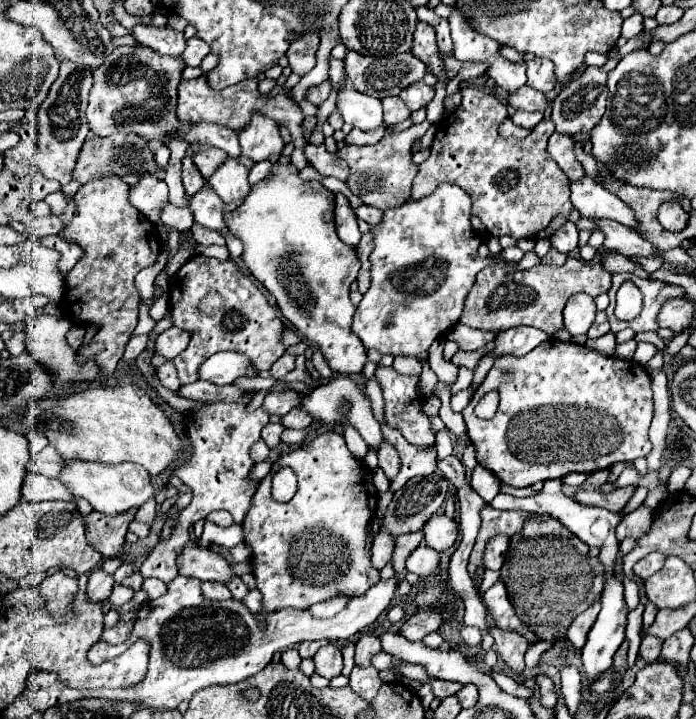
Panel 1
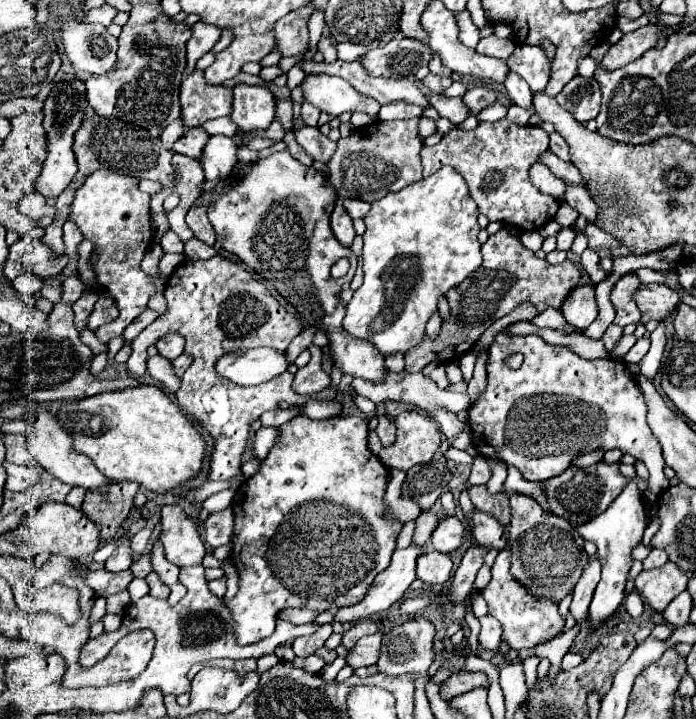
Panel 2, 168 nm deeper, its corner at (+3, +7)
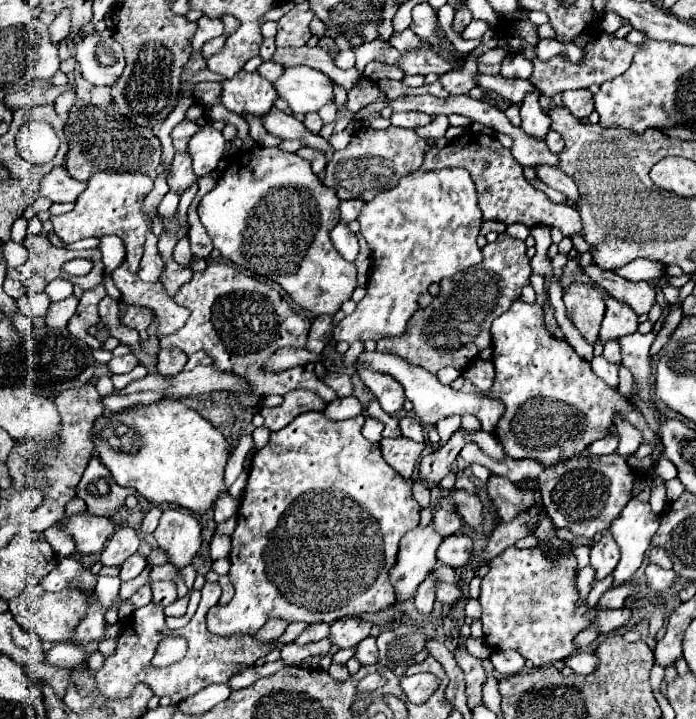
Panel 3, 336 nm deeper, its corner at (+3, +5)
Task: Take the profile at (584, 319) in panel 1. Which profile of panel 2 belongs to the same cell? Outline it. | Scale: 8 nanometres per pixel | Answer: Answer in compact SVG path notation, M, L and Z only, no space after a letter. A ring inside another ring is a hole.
M584 284L574 288L568 298L562 304L562 314L568 324L576 326L578 330L586 330L590 322L598 316L596 308L596 298L594 298L594 286Z

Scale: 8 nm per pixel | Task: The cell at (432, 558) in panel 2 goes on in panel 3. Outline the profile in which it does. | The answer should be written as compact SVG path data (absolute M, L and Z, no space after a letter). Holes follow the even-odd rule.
M440 582L440 586L438 586L438 590L436 590L436 600L440 602L440 604L444 604L444 606L450 606L450 608L454 608L460 600L464 598L464 594L462 594L462 590L458 588L458 586L454 586L454 584L444 584L444 582Z

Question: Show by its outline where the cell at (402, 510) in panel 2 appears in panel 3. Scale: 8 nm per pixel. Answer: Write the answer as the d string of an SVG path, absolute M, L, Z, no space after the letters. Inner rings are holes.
M418 480L418 482L414 484L414 500L416 500L422 508L426 508L426 506L430 504L430 490L428 490L428 484L426 484L426 482Z

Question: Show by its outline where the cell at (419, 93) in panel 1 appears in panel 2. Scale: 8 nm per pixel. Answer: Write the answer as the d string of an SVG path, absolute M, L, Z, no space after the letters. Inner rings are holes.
M428 74L428 76L422 80L422 84L424 84L430 92L434 92L434 94L442 94L442 92L452 84L452 78L440 78L440 76Z

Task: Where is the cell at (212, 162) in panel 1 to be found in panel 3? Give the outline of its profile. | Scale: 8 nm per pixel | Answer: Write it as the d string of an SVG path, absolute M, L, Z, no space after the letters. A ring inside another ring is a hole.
M182 120L182 122L178 122L174 128L172 128L172 132L170 132L170 136L172 136L172 140L174 140L174 148L178 150L178 152L186 152L188 150L188 140L198 132L198 124L196 122L190 122L190 120Z

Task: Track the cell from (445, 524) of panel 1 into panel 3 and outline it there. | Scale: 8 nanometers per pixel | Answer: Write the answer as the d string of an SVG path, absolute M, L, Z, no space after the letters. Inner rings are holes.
M464 534L448 536L438 548L438 560L452 566L452 568L464 568L470 564L472 558L472 540Z

